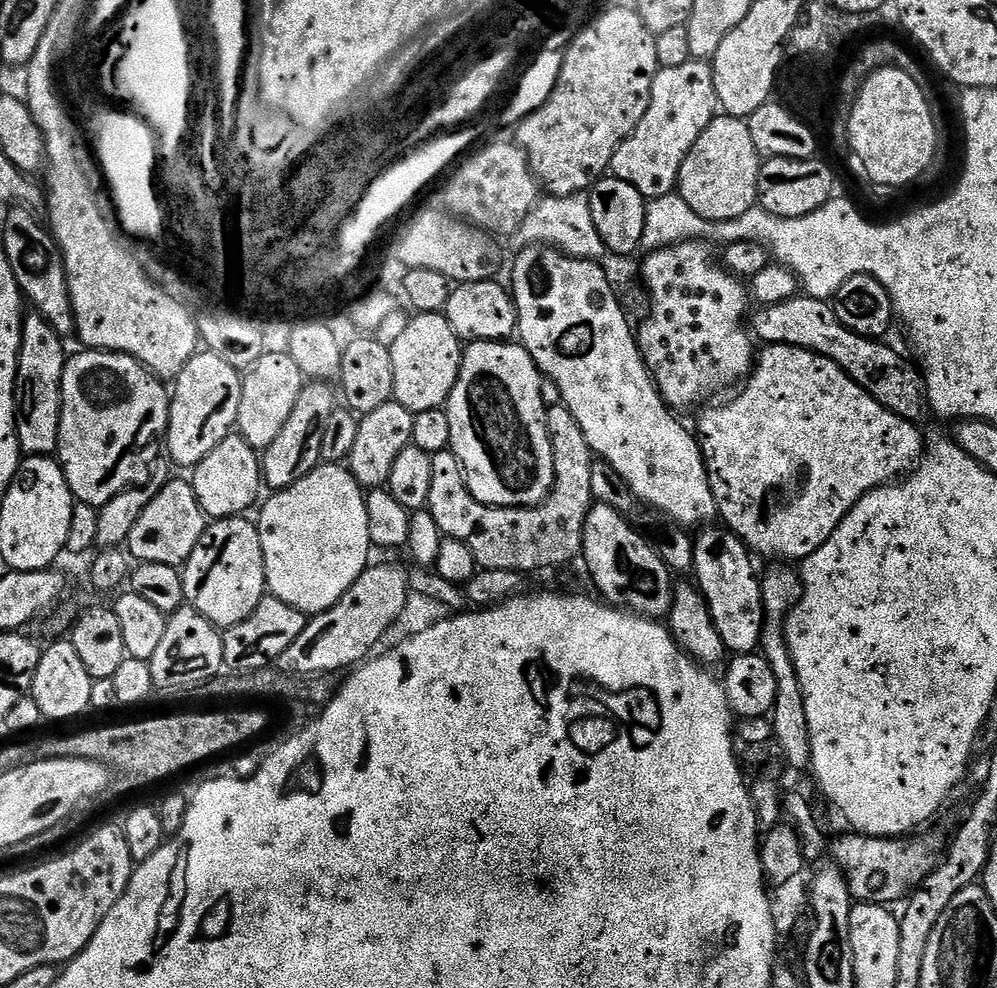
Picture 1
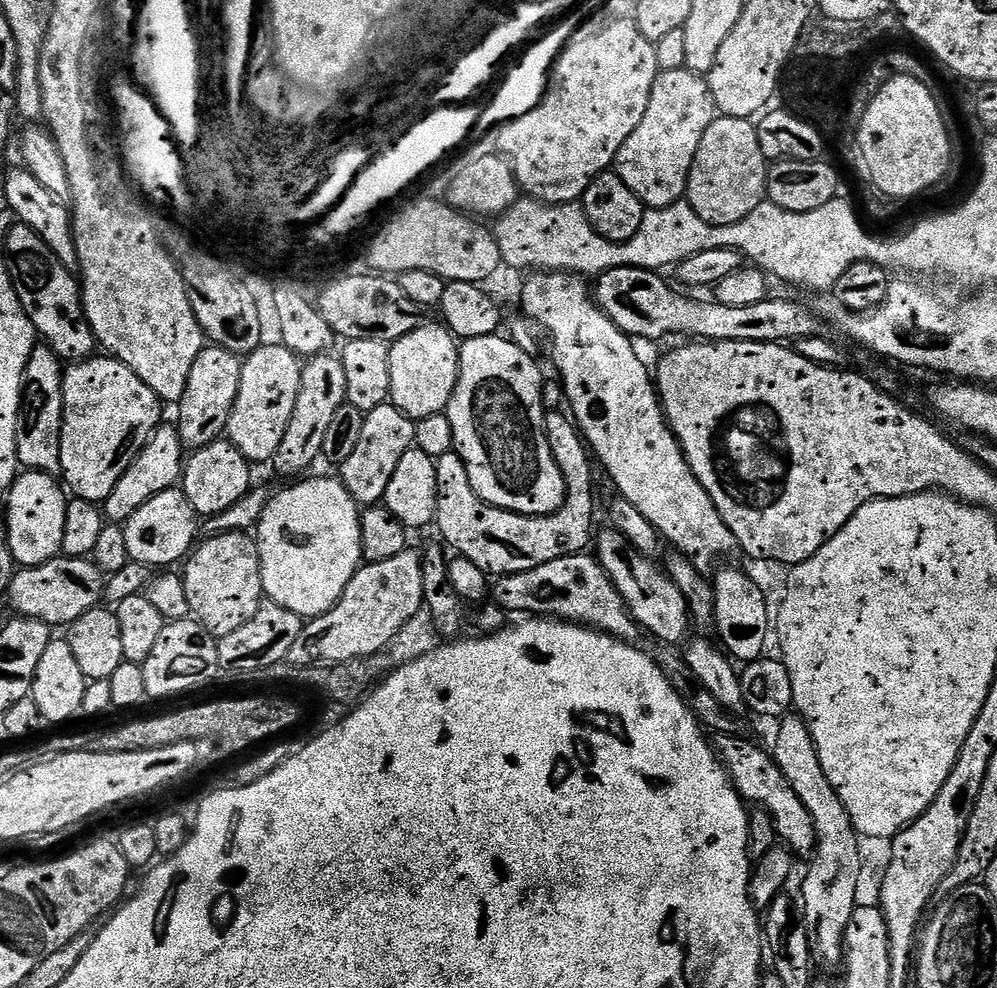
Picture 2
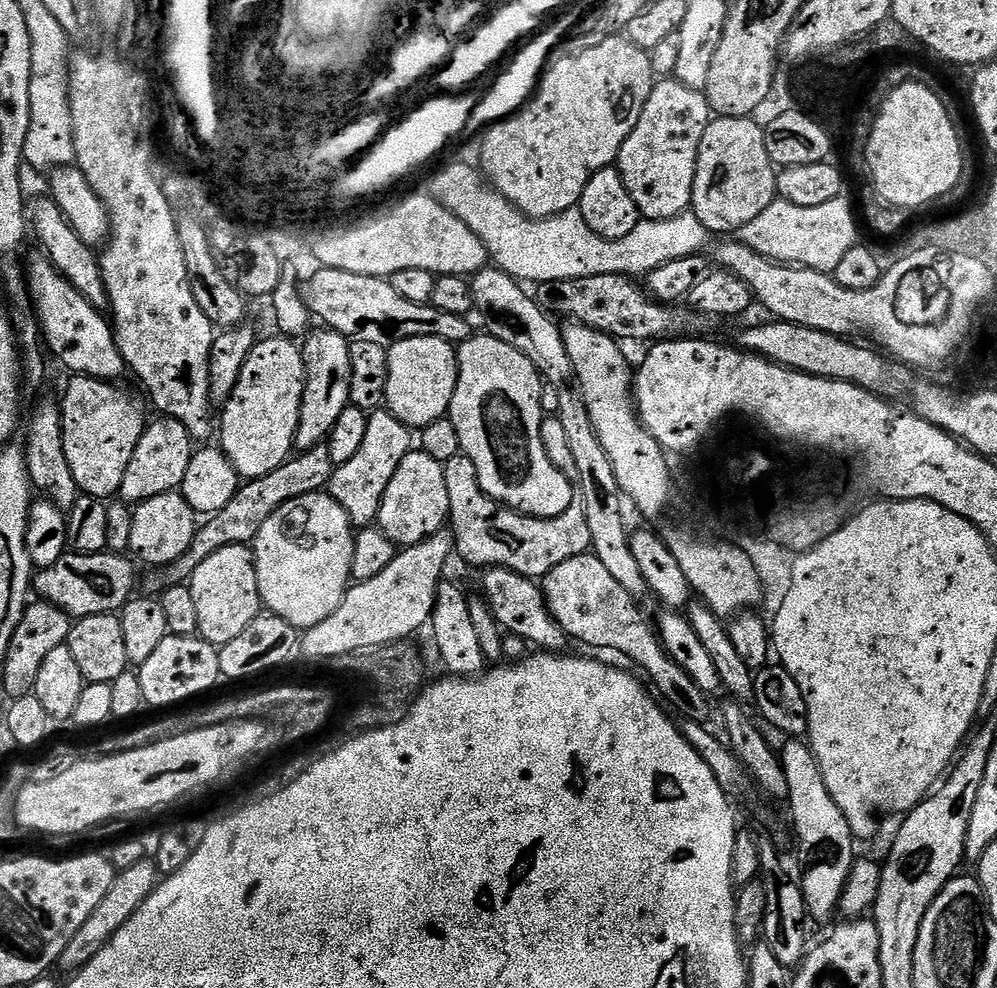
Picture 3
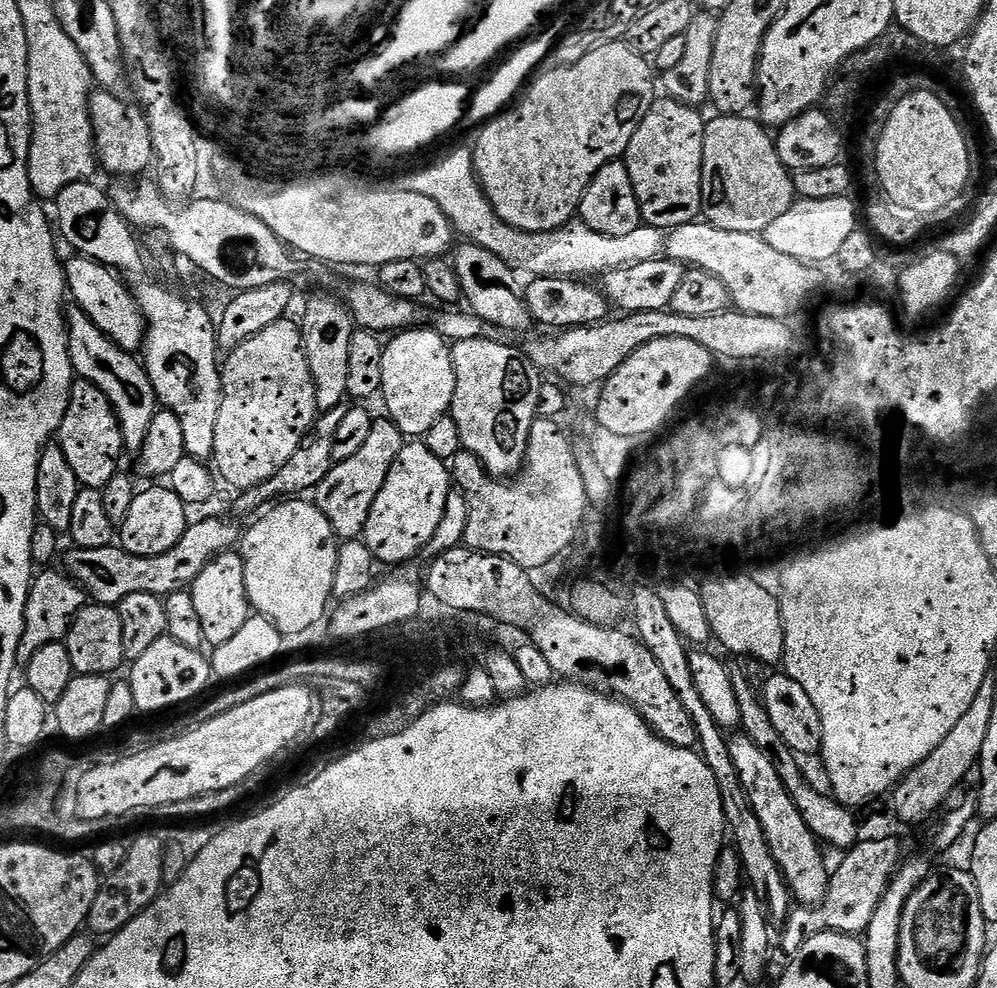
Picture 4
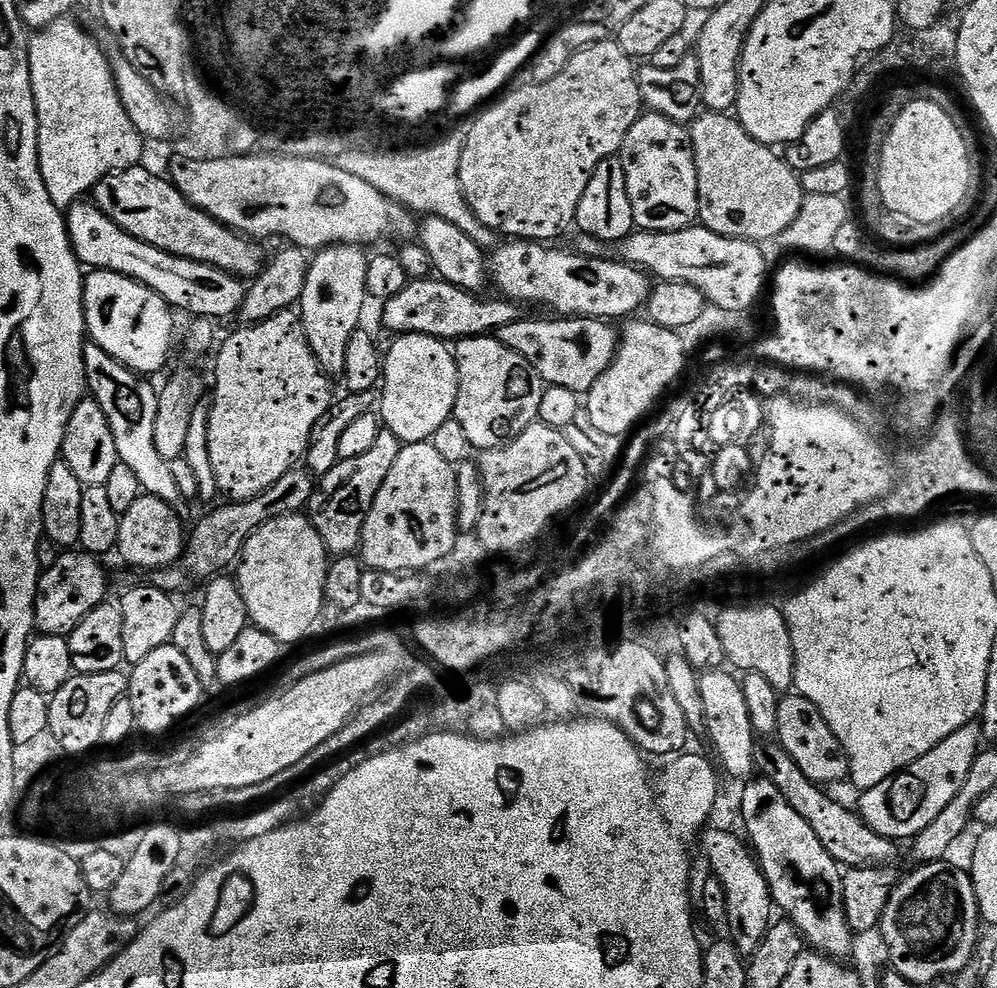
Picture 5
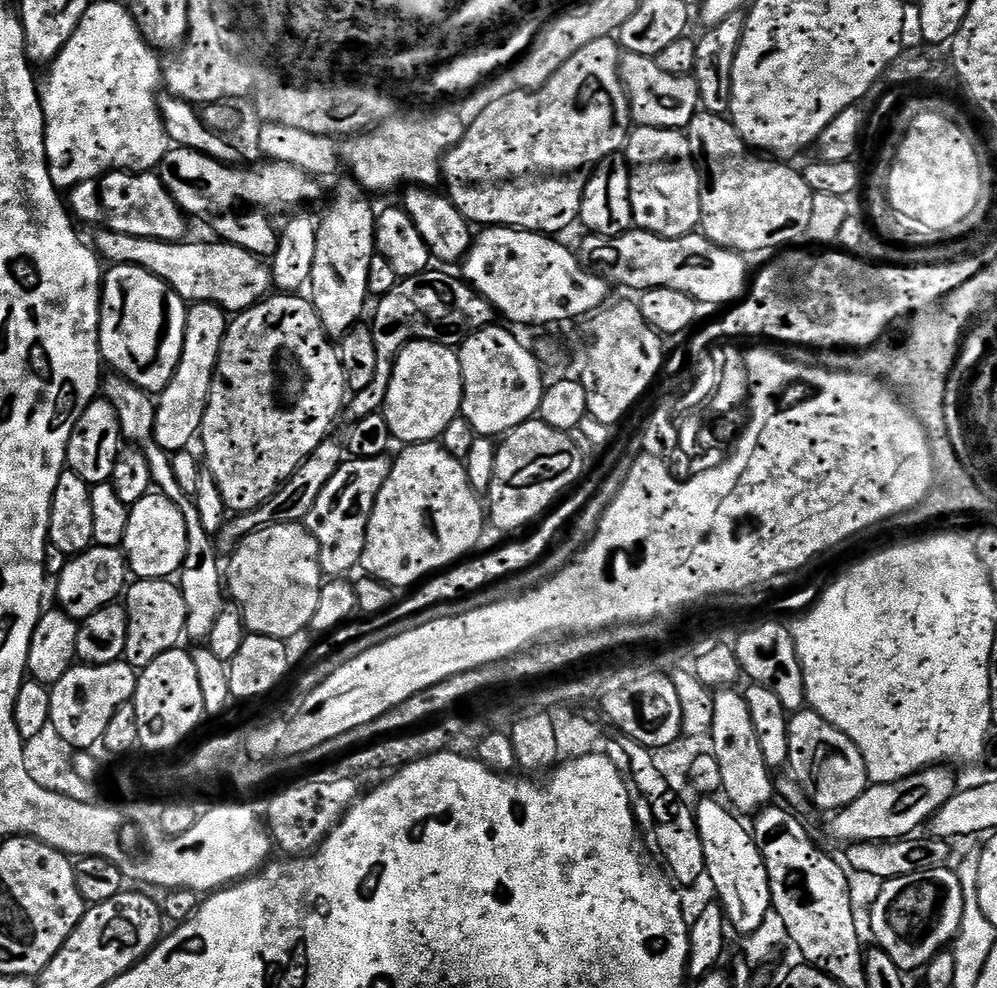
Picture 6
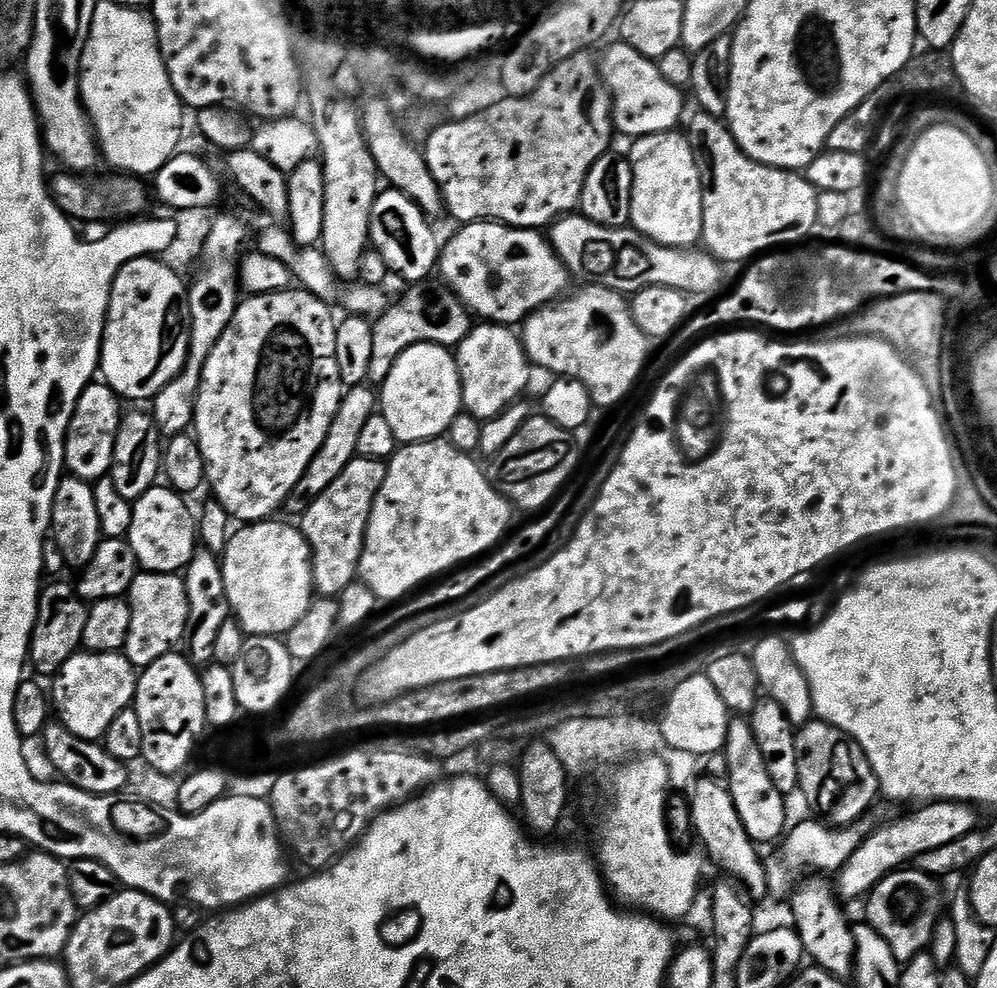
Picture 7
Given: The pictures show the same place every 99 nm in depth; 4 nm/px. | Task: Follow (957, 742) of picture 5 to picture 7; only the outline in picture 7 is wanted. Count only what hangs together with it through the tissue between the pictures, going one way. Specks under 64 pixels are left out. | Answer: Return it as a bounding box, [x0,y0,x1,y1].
[765,818,871,899]

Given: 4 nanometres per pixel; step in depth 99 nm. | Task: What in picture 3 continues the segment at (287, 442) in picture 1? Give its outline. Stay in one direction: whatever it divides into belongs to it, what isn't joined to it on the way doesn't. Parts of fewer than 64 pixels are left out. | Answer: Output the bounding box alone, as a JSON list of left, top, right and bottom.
[295,328,350,454]

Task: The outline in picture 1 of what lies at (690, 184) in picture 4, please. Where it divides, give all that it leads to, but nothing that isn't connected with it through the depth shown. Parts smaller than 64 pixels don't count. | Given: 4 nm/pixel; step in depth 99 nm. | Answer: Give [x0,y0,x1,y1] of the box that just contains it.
[610,58,718,200]

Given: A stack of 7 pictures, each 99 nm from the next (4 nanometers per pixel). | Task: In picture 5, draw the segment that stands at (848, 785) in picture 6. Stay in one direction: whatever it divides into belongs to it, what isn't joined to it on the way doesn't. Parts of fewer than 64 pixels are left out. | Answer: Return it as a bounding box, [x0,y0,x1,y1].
[782,694,850,786]

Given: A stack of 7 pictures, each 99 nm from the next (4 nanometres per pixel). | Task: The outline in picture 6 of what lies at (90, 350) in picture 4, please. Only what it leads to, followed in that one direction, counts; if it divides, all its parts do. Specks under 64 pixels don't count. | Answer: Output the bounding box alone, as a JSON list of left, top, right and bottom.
[102,374,226,642]

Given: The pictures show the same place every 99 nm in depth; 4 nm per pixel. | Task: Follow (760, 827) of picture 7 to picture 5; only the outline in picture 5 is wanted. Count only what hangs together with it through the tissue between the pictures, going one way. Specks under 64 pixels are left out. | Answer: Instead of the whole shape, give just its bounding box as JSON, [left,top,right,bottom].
[700,670,758,776]

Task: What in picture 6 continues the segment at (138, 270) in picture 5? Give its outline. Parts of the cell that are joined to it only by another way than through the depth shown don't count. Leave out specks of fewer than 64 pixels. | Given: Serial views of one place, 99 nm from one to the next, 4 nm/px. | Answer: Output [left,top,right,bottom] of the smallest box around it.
[94,230,273,314]

